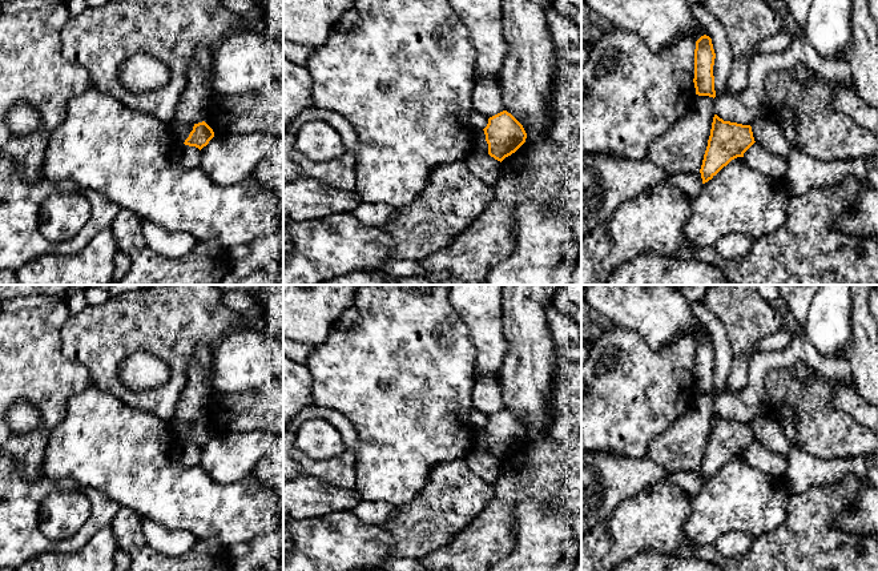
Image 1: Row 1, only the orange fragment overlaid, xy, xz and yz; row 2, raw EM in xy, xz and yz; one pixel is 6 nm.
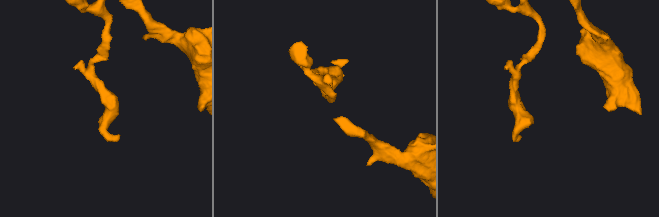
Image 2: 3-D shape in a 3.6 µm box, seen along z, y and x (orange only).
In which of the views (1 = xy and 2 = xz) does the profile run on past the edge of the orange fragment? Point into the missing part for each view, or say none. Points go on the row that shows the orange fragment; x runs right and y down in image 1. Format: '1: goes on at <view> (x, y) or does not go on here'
1: does not go on here
2: does not go on here

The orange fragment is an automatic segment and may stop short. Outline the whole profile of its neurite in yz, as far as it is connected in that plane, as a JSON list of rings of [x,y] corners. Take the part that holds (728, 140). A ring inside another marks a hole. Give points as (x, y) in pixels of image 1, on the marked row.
[[[714,114],[708,146],[700,169],[702,184],[712,180],[732,160],[744,157],[744,153],[754,142],[750,125],[724,121]]]

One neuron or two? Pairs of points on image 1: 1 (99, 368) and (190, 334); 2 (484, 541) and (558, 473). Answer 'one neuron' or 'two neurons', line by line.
1: one neuron
2: one neuron

